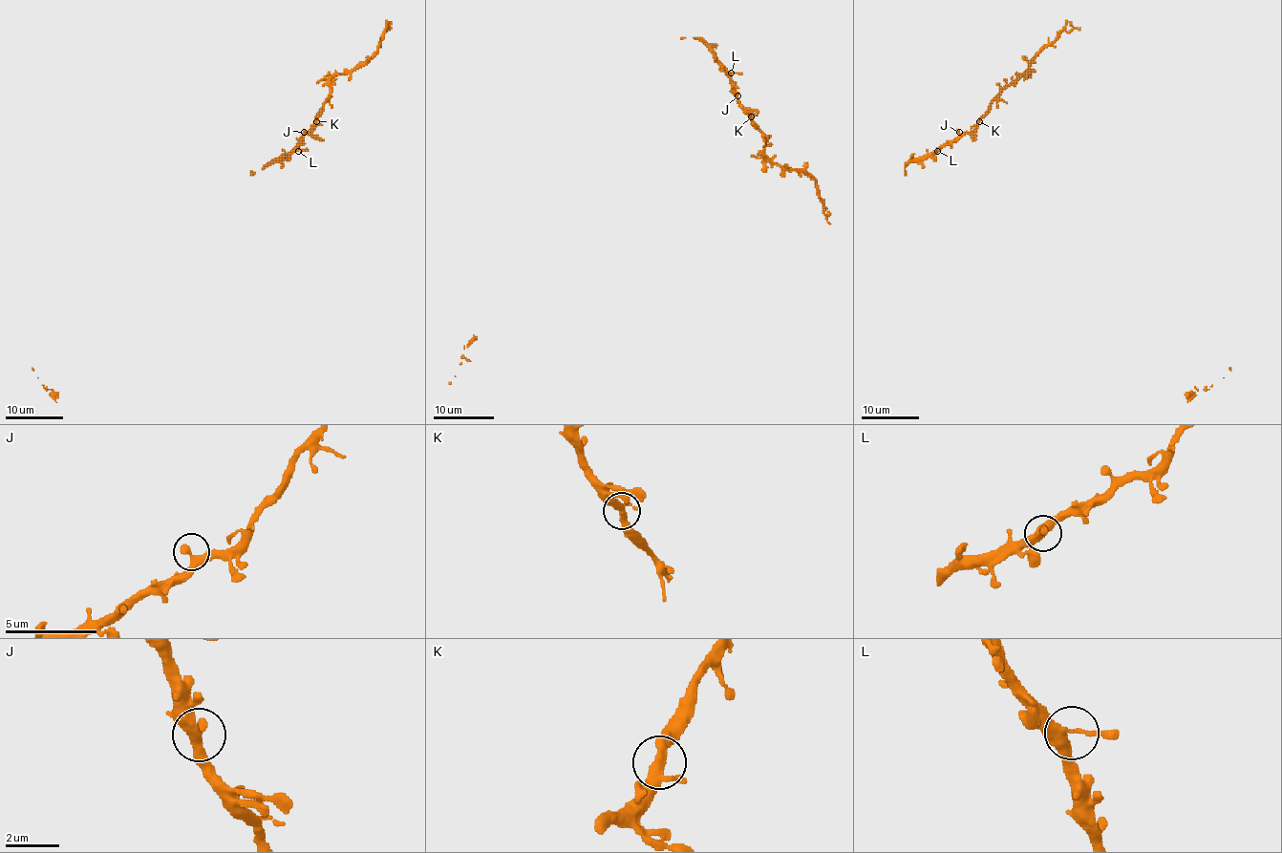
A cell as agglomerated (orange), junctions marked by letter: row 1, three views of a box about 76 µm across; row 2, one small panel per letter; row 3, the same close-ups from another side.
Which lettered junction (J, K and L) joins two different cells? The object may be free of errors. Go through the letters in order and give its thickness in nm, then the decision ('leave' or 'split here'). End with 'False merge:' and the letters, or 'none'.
J: 360 nm | leave
K: 300 nm | leave
L: 340 nm | leave
False merge: none

